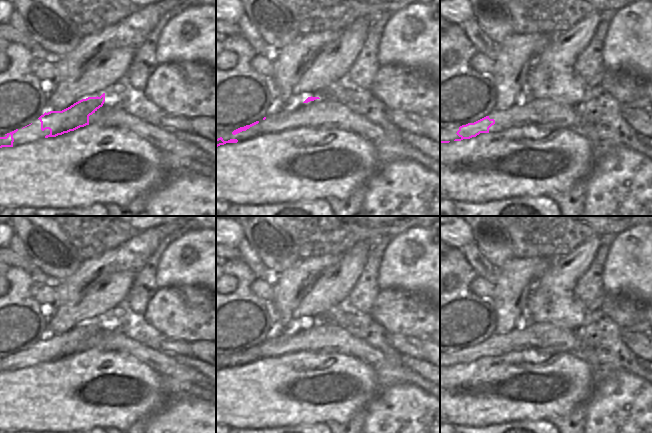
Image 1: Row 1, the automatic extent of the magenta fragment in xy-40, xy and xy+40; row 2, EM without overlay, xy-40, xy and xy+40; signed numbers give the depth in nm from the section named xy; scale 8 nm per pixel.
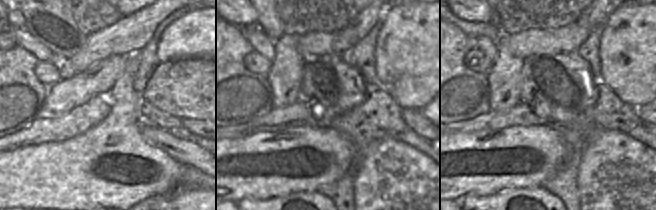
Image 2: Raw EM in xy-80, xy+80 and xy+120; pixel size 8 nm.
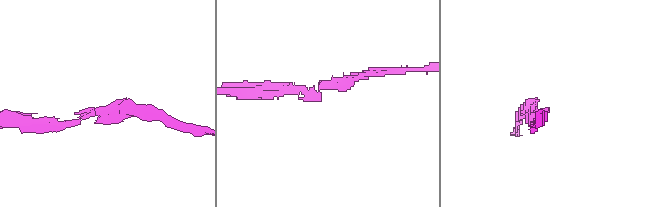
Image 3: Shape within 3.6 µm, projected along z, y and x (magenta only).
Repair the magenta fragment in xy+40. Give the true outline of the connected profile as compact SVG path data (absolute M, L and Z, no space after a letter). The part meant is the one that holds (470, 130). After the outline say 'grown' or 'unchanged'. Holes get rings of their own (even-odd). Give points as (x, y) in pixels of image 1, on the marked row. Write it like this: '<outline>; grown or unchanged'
M486 116L474 123L468 123L466 125L462 125L459 127L459 130L456 133L460 138L455 139L454 141L470 139L472 137L476 137L480 133L489 133L489 128L494 124L495 120L490 119L489 116Z; unchanged

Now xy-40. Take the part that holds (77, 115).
M105 93L100 97L82 99L62 111L45 112L38 118L41 130L50 130L50 134L45 138L56 137L89 125L89 116L102 107L104 102Z; unchanged

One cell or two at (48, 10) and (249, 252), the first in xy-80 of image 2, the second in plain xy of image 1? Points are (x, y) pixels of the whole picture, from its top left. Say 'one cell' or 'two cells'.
two cells

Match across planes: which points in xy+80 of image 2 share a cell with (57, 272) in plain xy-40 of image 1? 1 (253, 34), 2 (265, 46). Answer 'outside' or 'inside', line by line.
1: outside
2: outside

